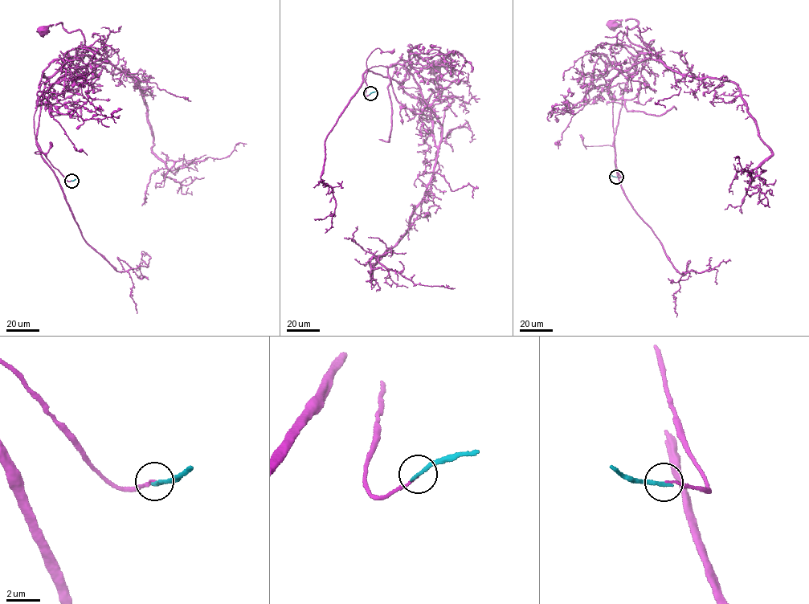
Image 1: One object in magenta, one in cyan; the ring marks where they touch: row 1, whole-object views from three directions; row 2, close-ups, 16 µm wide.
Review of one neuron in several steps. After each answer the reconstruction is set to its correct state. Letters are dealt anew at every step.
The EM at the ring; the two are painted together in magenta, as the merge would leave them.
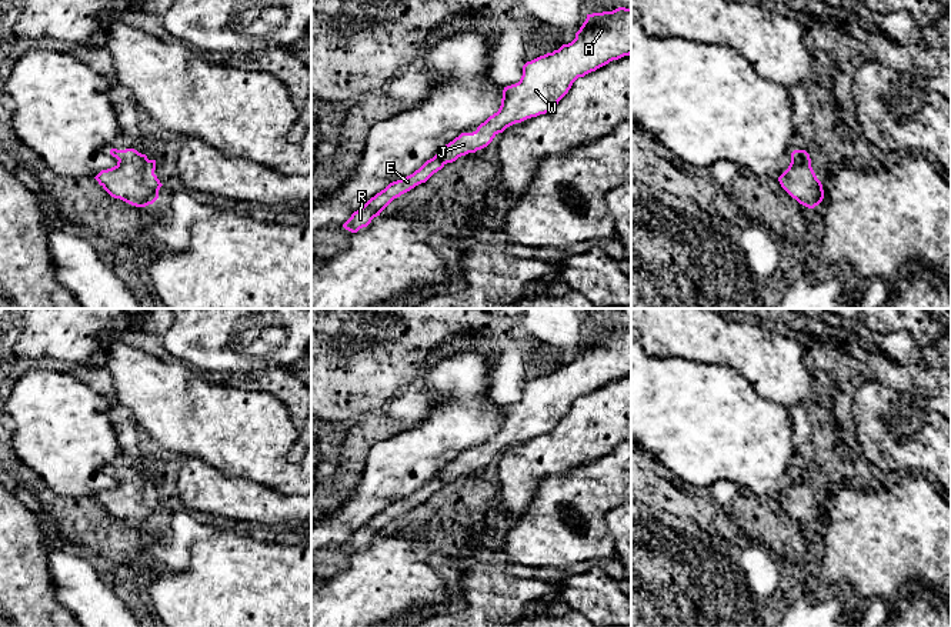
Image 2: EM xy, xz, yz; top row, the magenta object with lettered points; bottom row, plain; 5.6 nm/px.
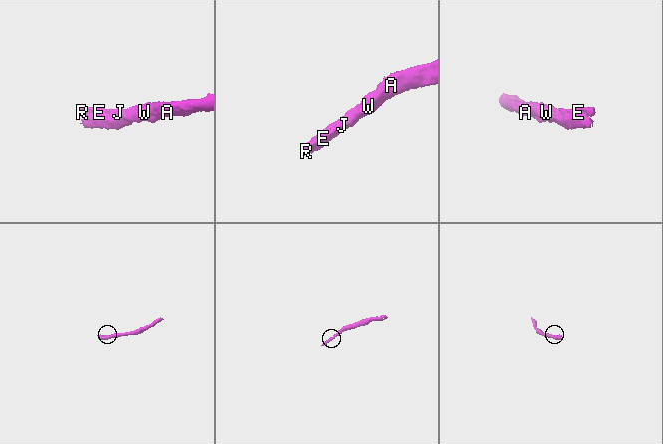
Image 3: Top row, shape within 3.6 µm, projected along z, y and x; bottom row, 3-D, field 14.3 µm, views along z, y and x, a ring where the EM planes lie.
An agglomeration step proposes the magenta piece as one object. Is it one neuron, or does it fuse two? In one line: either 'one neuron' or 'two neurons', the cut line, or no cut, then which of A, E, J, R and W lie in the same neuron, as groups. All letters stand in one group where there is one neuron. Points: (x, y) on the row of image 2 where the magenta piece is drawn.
one neuron | no cut | A E J R W

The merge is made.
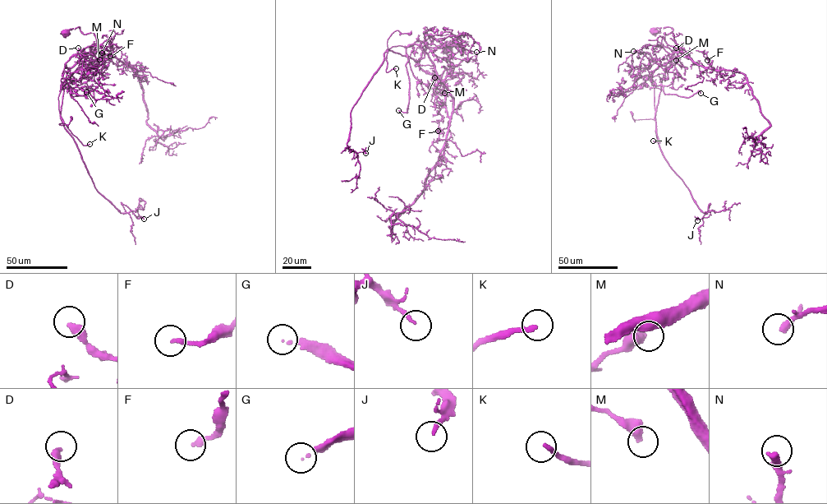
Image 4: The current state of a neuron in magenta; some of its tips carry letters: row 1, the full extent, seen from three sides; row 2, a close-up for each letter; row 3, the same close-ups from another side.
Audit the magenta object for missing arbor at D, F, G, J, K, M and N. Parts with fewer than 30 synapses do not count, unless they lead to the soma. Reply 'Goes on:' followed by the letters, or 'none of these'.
Goes on: G, K, N

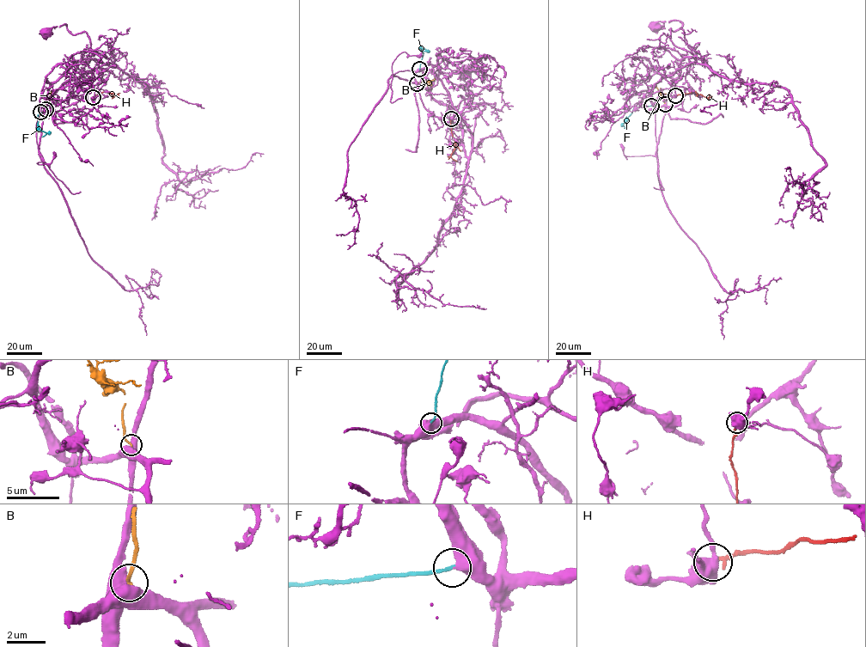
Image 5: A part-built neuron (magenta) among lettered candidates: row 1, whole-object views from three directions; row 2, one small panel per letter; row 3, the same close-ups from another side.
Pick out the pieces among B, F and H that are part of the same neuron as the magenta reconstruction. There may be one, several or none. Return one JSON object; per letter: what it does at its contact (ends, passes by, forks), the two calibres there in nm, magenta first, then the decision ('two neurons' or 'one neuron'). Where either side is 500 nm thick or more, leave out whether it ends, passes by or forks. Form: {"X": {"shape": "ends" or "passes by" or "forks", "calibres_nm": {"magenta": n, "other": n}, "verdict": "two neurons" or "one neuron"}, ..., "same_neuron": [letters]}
{"B": {"calibres_nm": {"magenta": 550, "other": 180}, "verdict": "two neurons"}, "F": {"calibres_nm": {"magenta": 550, "other": 160}, "verdict": "one neuron"}, "H": {"calibres_nm": {"magenta": 500, "other": 220}, "verdict": "two neurons"}, "same_neuron": ["F"]}

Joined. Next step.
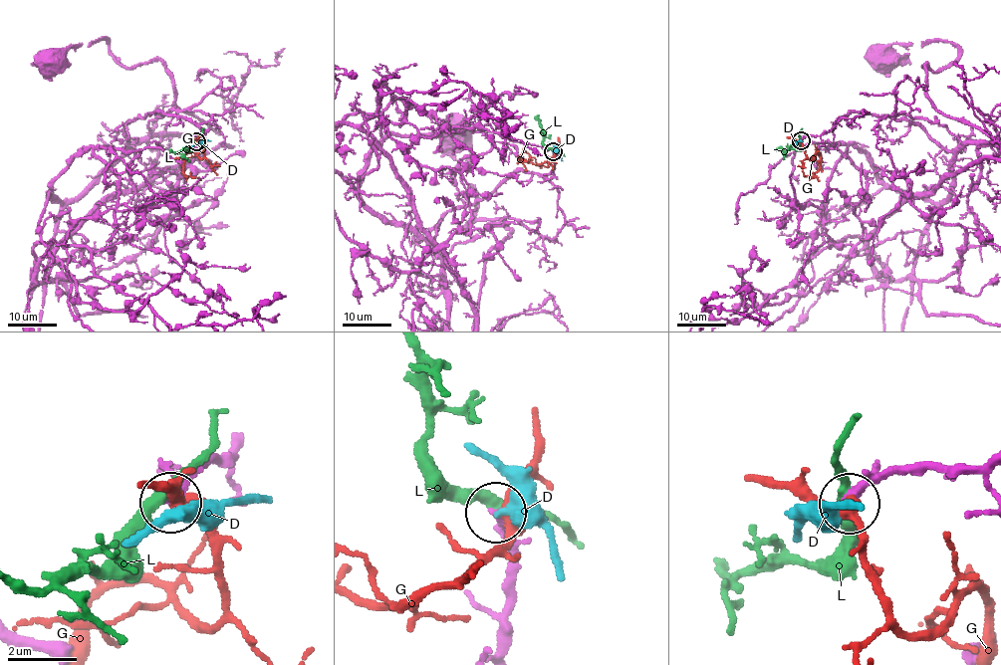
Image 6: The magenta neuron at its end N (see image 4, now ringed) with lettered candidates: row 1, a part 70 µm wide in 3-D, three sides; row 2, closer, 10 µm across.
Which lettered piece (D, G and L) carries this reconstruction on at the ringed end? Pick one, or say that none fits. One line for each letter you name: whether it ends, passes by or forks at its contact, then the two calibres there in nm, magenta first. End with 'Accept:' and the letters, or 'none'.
Accept: none

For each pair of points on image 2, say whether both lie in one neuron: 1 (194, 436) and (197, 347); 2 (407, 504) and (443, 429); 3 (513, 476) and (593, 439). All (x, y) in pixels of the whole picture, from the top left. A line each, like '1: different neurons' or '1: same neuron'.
1: different neurons
2: different neurons
3: same neuron

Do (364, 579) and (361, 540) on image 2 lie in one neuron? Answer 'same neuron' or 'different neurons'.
different neurons

